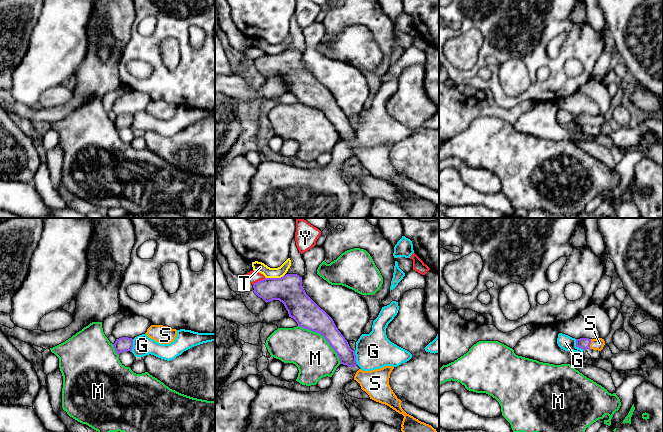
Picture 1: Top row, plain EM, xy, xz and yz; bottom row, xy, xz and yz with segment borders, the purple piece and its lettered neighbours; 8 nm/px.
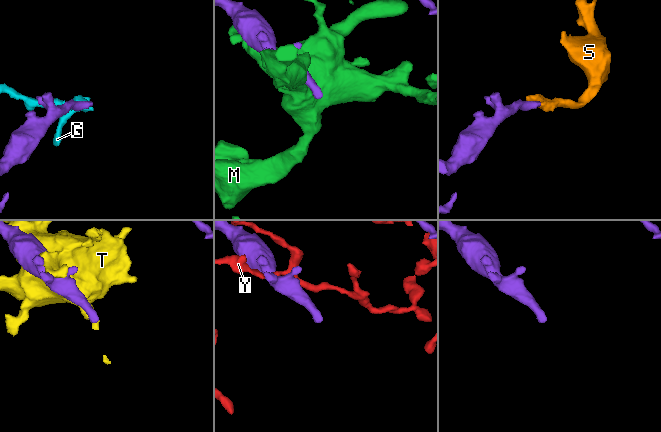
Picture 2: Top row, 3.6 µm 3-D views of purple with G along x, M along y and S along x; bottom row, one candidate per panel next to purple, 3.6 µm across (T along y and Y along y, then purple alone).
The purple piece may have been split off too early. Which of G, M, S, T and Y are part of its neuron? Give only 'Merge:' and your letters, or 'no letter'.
Merge: S

